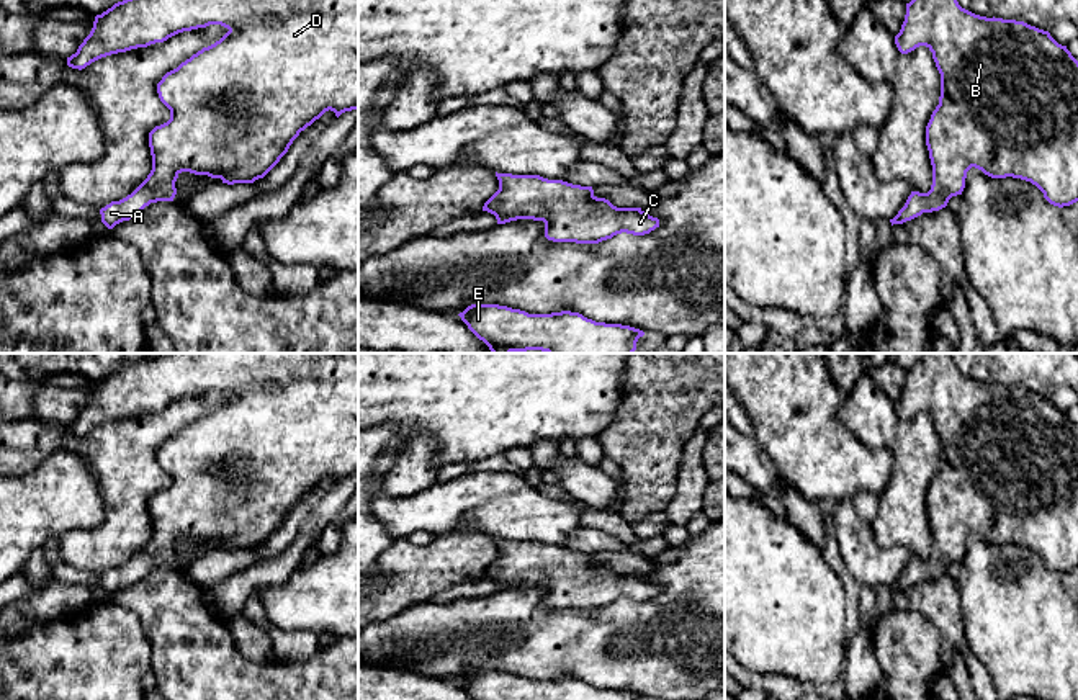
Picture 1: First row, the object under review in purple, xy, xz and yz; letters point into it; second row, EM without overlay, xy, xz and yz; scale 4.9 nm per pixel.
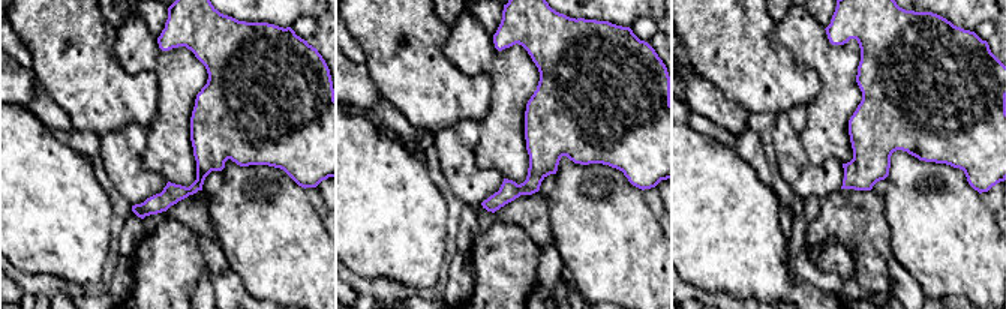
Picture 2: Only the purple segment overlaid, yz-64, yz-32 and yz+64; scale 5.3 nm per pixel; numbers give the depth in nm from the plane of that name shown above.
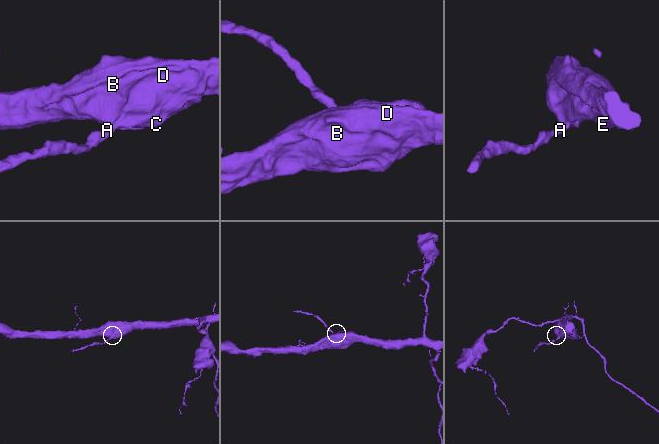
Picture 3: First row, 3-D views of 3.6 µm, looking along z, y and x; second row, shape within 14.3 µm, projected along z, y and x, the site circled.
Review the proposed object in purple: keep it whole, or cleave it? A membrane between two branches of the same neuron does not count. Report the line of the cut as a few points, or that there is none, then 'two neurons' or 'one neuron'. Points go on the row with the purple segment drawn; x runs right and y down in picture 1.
no cut; one neuron

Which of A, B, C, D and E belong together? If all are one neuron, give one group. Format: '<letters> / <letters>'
A B C D E

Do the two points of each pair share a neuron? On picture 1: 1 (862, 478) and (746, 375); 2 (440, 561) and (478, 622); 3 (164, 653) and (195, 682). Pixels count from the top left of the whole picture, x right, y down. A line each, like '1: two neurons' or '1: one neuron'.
1: one neuron
2: two neurons
3: one neuron

